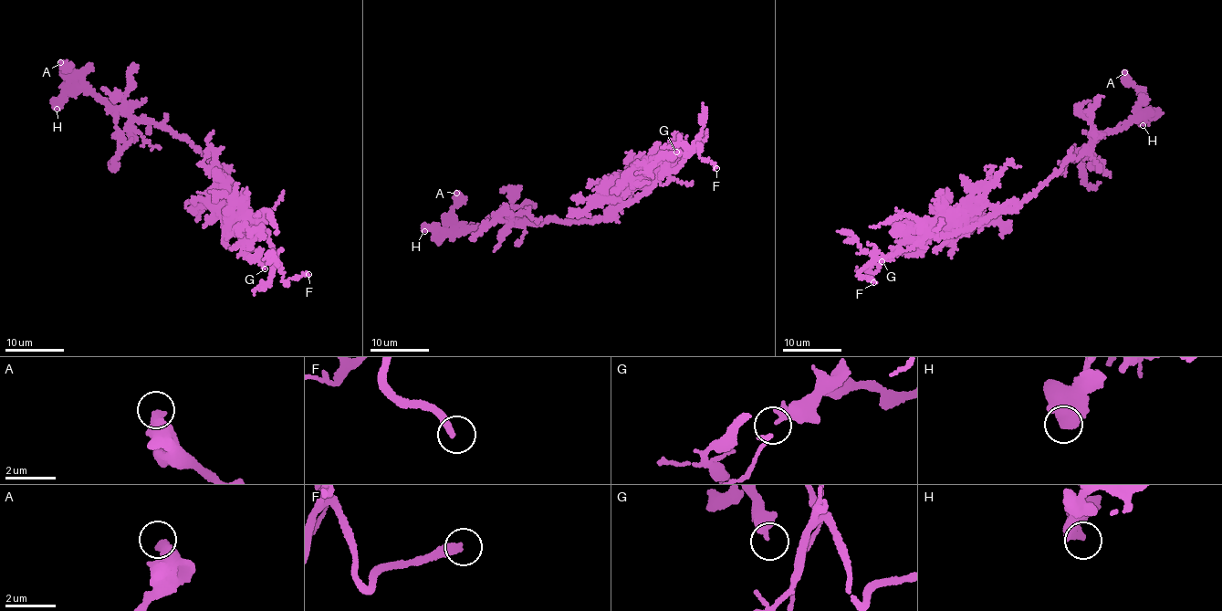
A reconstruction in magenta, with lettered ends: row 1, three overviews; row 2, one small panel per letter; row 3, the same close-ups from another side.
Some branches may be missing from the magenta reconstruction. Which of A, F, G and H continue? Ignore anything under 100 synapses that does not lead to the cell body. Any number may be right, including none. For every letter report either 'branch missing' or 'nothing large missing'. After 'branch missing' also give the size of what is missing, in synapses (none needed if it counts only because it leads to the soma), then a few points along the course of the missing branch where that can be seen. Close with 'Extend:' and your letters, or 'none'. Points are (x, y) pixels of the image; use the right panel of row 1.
A: nothing large missing
F: branch missing | (873, 282), (895, 332), (903, 336), (917, 337)
G: nothing large missing
H: nothing large missing
Extend: F

